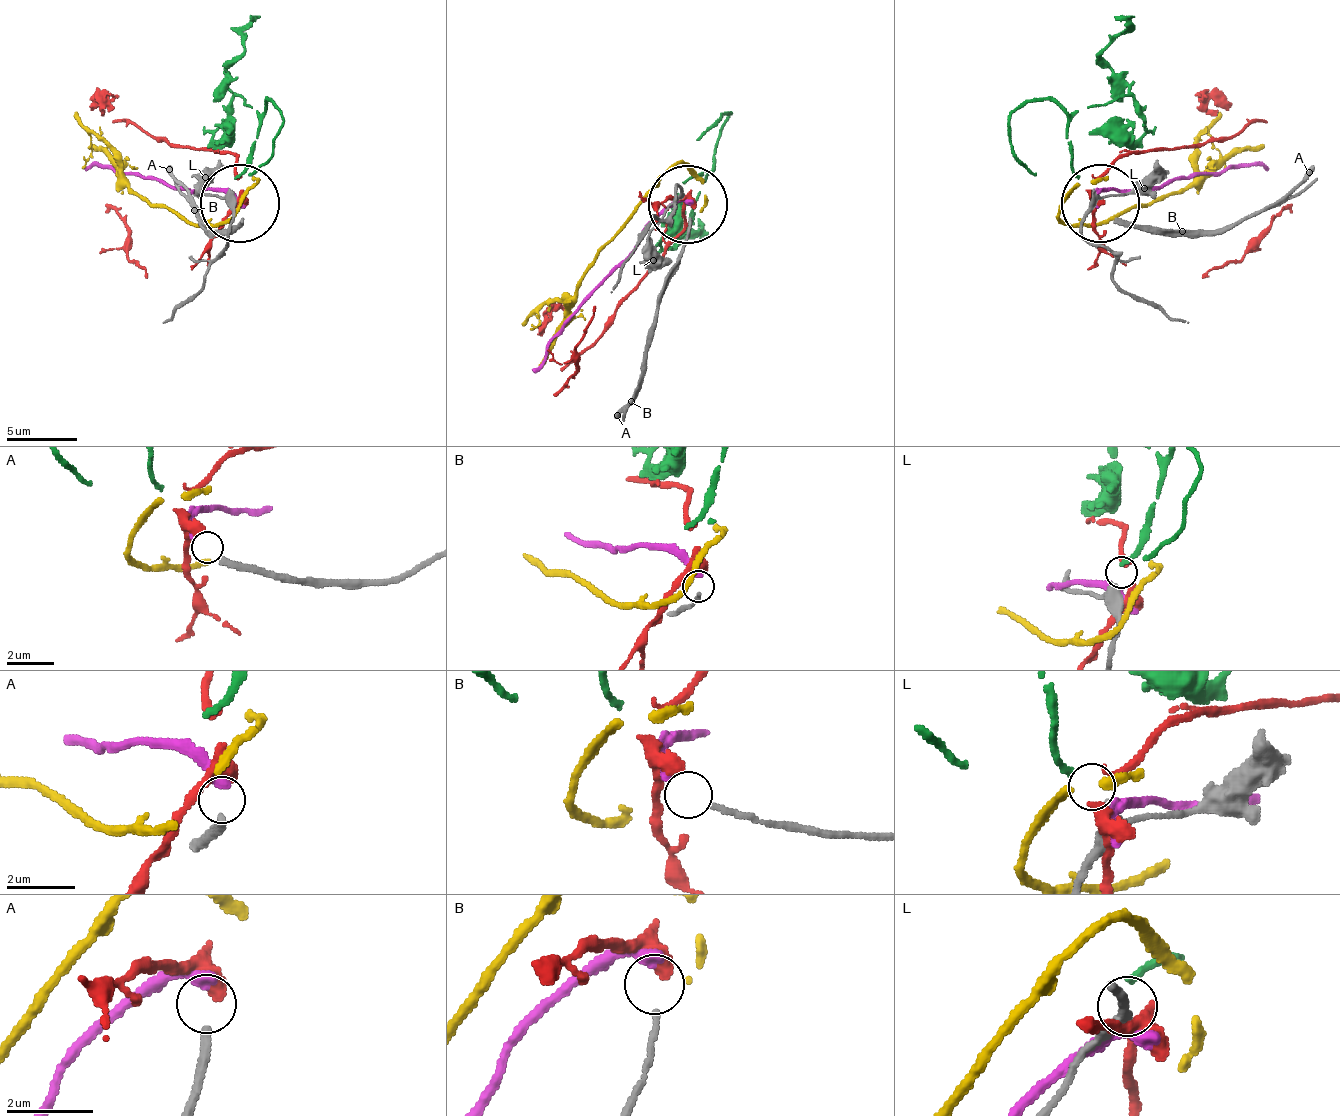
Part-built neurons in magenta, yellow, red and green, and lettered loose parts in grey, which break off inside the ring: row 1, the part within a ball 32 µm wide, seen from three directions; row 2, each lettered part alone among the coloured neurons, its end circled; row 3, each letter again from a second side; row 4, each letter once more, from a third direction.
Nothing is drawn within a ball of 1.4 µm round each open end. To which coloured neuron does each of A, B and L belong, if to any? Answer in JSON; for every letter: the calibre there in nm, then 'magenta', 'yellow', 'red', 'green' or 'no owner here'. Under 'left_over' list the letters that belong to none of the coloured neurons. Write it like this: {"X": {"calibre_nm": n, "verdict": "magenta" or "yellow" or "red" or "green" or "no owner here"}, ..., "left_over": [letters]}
{"A": {"calibre_nm": 240, "verdict": "magenta"}, "B": {"calibre_nm": 140, "verdict": "red"}, "L": {"calibre_nm": 320, "verdict": "green"}, "left_over": []}

